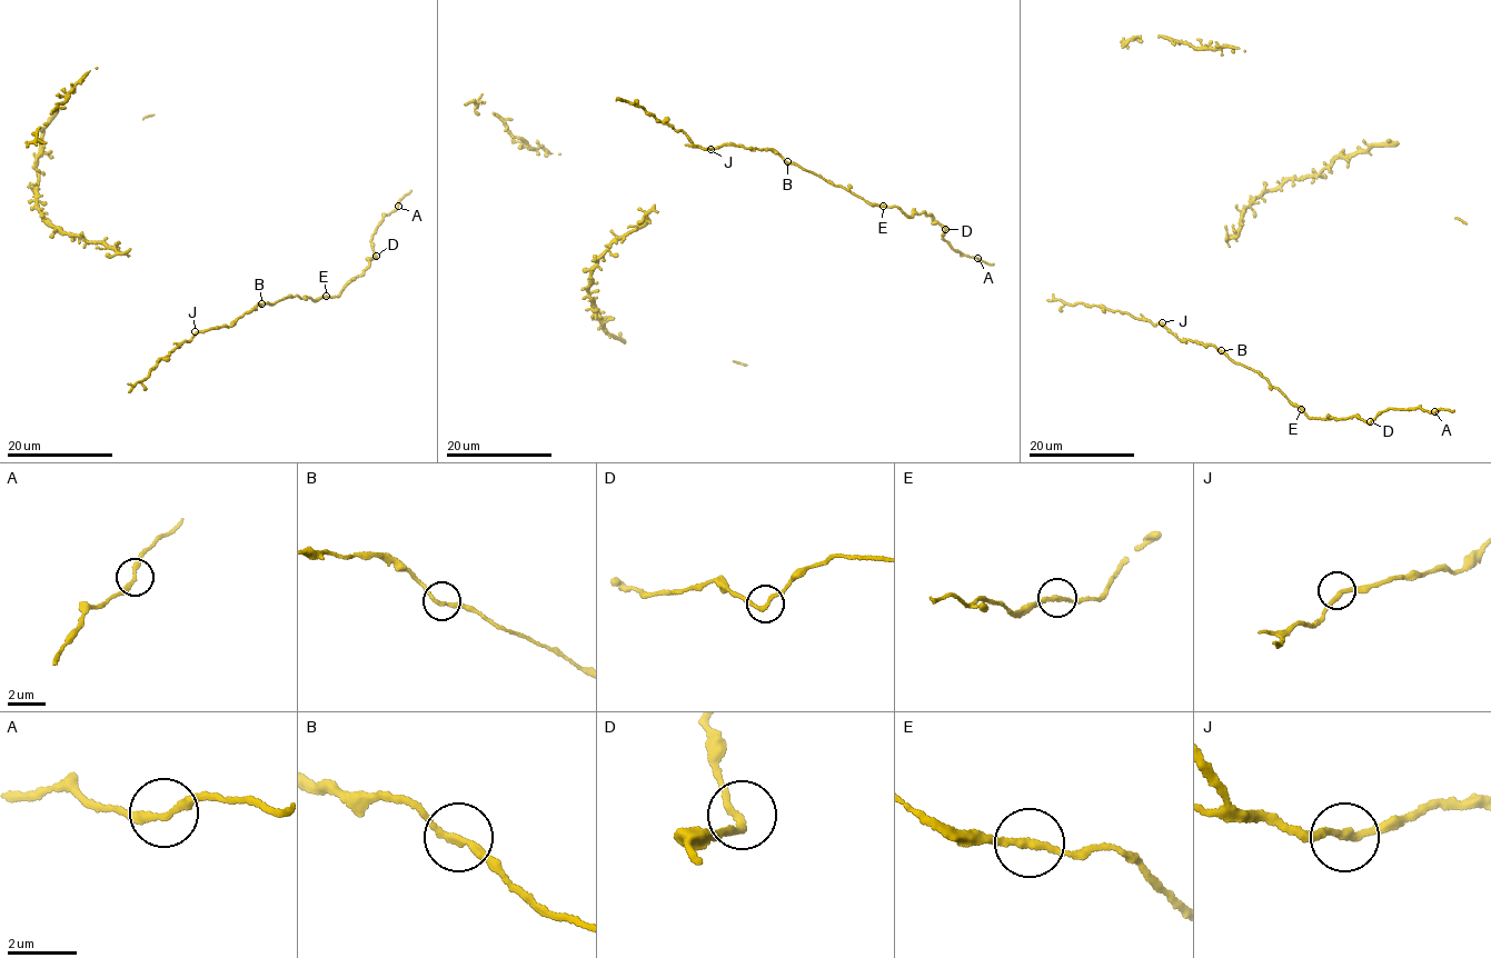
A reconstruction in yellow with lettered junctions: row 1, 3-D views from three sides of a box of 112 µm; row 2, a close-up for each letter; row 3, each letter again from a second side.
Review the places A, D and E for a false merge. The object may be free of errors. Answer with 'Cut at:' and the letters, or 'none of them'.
Cut at: none of them

